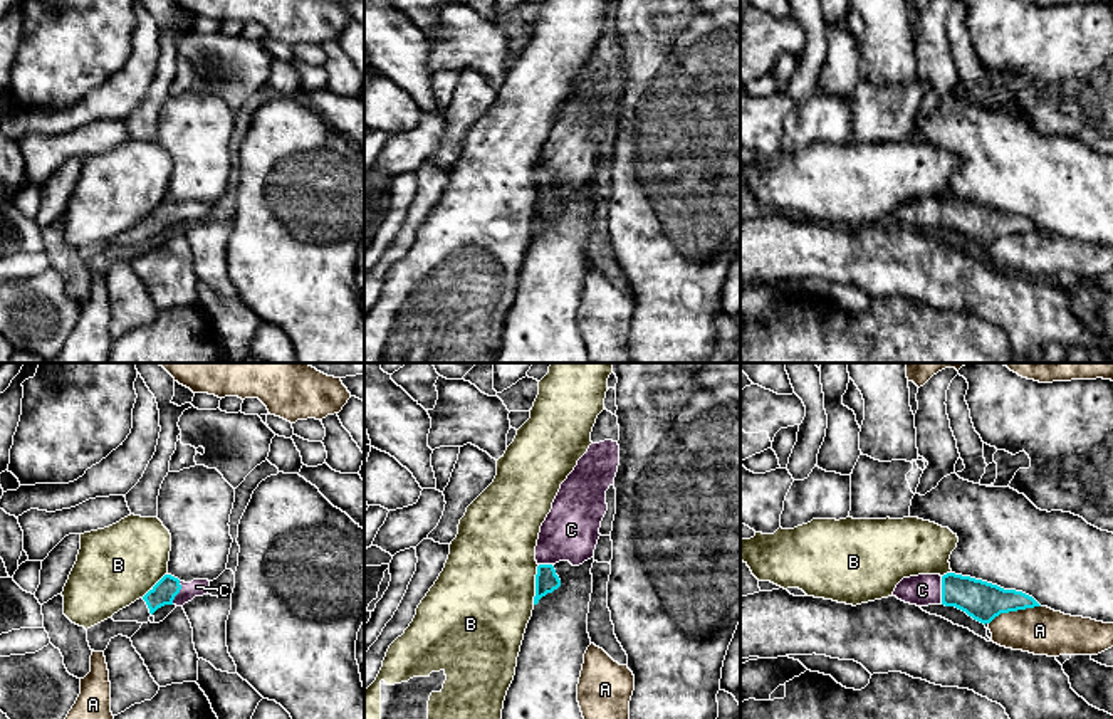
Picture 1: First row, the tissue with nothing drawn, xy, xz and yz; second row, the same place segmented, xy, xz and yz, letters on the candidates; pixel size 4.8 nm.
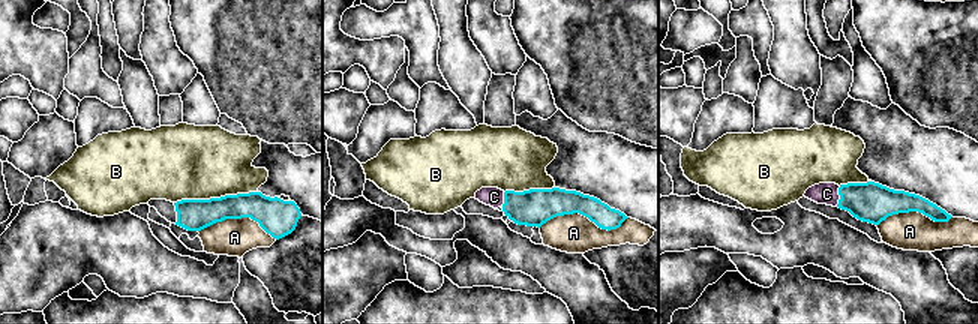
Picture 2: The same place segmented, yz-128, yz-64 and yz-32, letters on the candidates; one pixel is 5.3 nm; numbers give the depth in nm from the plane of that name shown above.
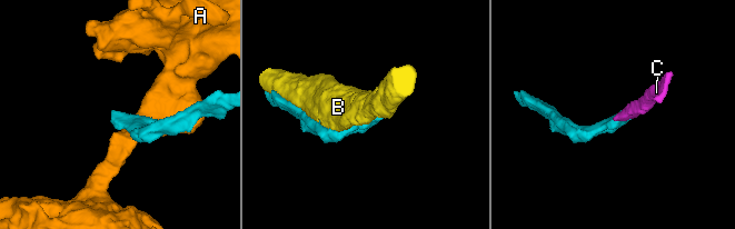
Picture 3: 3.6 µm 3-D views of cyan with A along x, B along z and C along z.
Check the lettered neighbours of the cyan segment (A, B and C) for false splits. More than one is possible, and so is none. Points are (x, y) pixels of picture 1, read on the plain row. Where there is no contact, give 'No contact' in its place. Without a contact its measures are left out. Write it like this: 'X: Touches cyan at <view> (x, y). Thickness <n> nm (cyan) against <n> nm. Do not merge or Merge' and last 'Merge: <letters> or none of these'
A: Touches cyan at yz (1014, 234). Thickness 190 nm (cyan) against 240 nm. Do not merge
B: Touches cyan at xz (536, 209). Thickness 110 nm (cyan) against 460 nm. Do not merge
C: Touches cyan at yz (942, 214). Thickness 190 nm (cyan) against 150 nm. Merge
Merge: C

